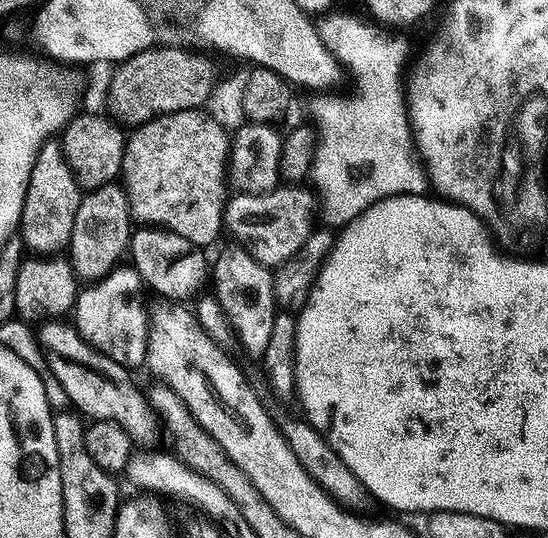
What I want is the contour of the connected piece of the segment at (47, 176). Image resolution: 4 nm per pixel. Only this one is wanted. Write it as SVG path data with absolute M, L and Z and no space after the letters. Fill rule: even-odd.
M55 139L48 140L40 148L34 170L30 170L28 196L24 200L24 209L20 215L18 236L25 249L33 248L33 253L40 254L44 247L58 254L58 246L68 246L71 242L71 230L74 228L74 218L78 208L72 204L56 204L56 200L48 200L48 196L72 196L72 186L77 182L68 168L64 149ZM44 196L44 200L40 200Z

